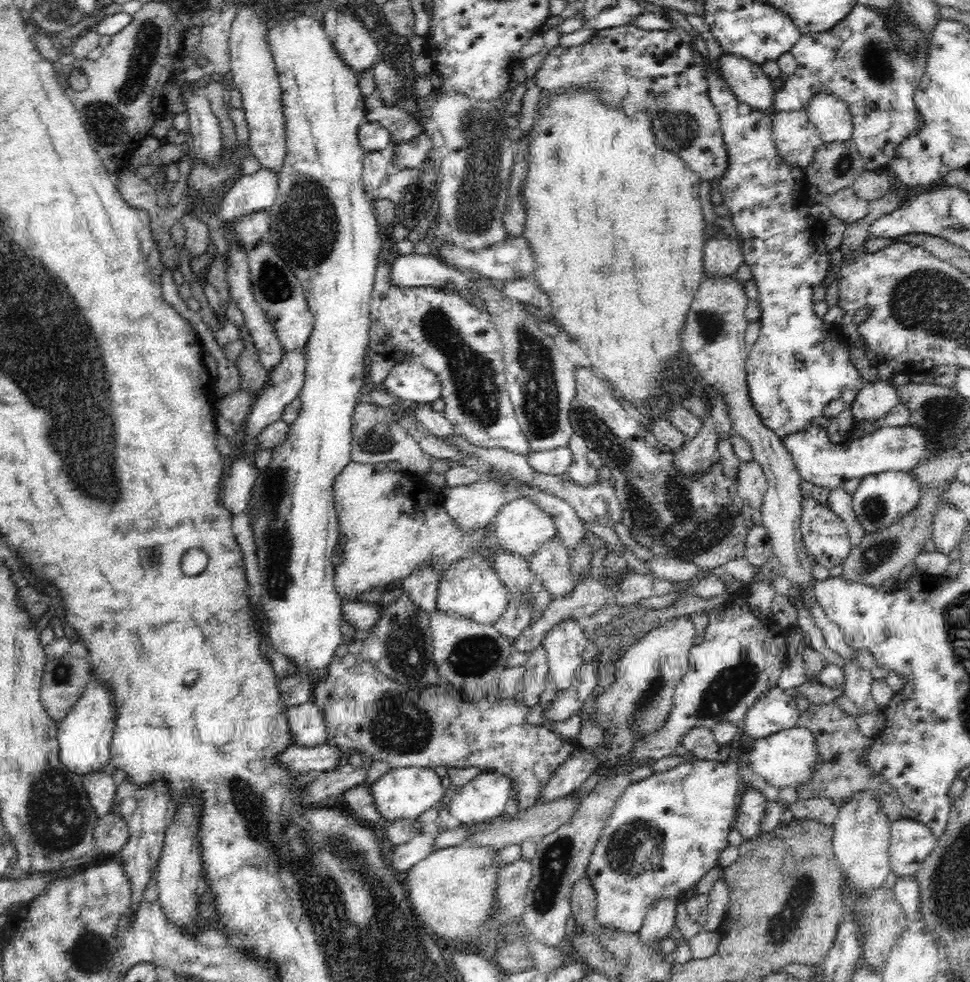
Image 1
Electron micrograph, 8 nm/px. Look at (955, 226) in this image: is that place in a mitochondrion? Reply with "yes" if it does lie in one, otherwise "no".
yes

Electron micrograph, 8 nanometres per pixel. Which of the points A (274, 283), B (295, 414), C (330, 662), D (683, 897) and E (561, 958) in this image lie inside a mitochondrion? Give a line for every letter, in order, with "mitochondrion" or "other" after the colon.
A: mitochondrion
B: other
C: other
D: other
E: other

